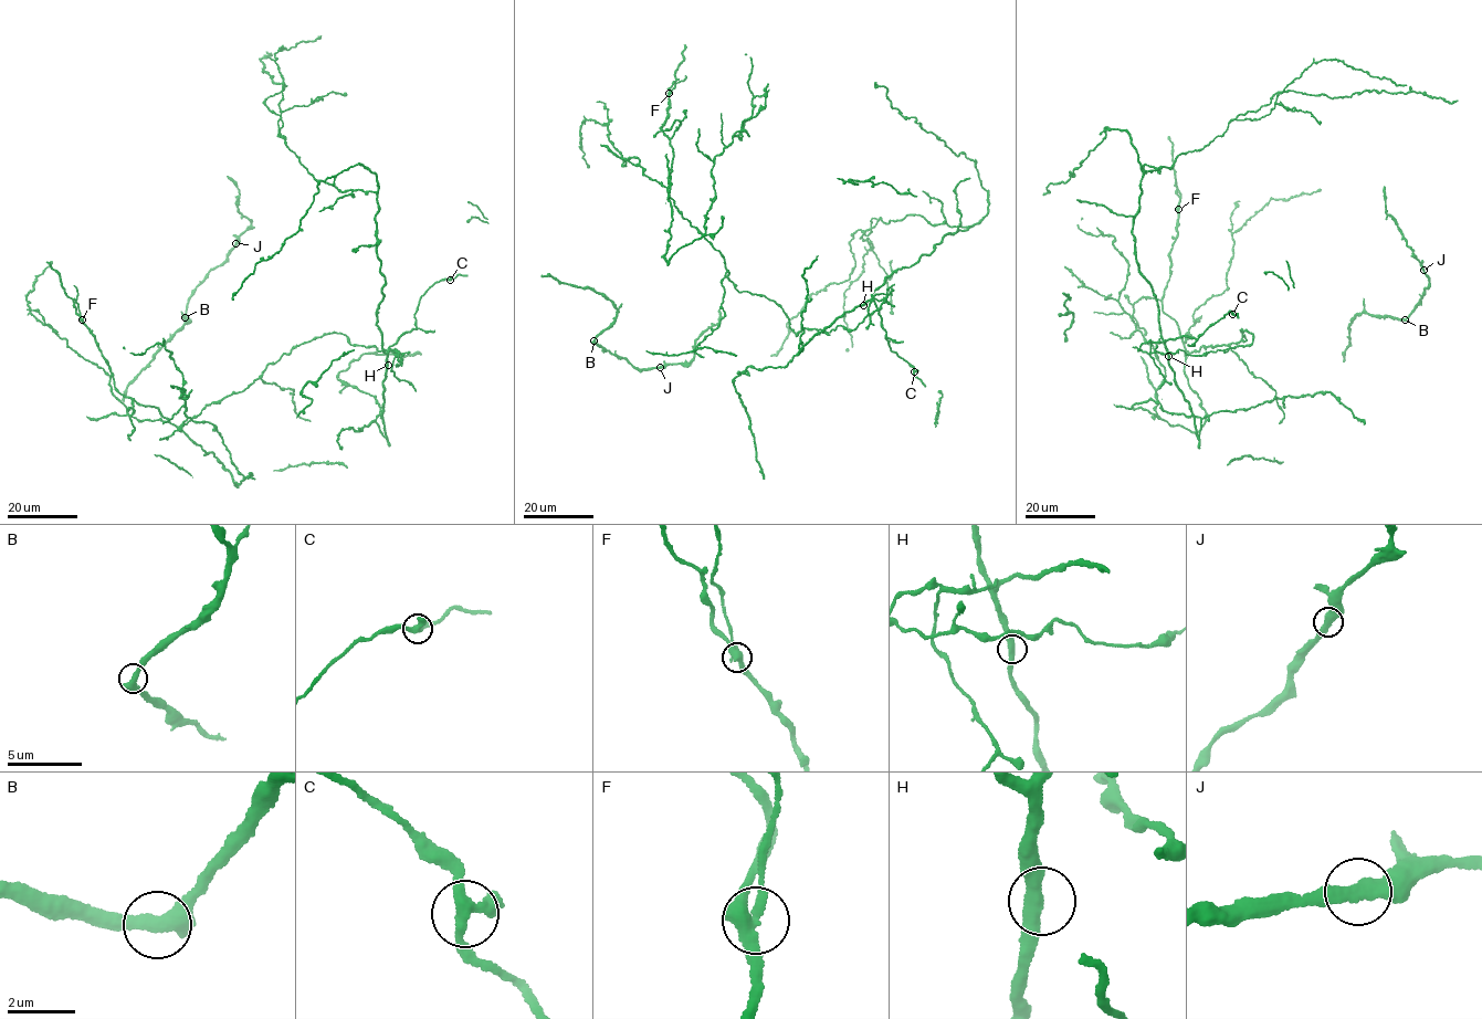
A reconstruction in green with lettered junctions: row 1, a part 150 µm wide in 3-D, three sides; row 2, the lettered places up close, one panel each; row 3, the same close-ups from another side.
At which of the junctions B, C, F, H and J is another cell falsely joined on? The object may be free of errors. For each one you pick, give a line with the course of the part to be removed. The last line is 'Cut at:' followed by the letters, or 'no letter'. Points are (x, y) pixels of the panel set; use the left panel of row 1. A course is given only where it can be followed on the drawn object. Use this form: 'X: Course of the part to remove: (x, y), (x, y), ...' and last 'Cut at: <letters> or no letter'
F: Course of the part to remove: (81, 319), (74, 285)
Cut at: F

